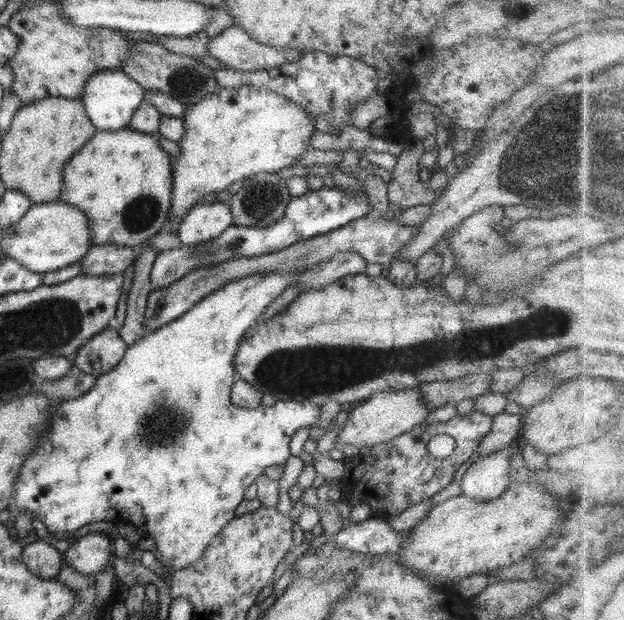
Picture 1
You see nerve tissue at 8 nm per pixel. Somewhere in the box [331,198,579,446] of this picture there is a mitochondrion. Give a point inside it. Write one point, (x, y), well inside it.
(546, 321)

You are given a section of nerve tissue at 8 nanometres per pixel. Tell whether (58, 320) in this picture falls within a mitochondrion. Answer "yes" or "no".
yes

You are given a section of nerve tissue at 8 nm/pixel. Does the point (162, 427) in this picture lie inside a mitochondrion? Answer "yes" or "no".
yes

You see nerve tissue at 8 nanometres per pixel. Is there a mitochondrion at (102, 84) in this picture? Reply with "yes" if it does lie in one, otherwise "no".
no

